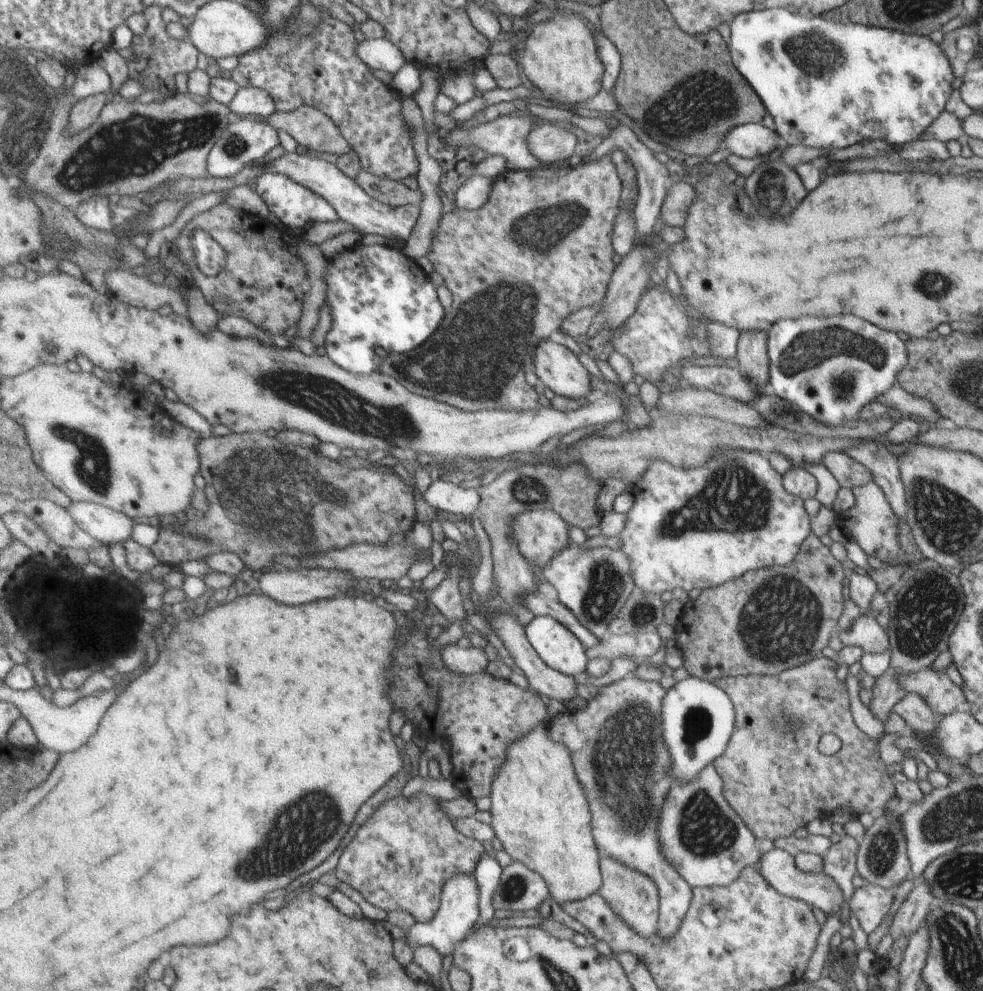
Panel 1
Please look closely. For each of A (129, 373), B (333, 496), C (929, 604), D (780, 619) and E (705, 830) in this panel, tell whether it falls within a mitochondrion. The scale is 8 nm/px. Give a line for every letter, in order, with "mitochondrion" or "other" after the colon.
A: other
B: other
C: mitochondrion
D: mitochondrion
E: mitochondrion

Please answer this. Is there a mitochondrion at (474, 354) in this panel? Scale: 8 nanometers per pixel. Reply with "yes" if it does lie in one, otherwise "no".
yes

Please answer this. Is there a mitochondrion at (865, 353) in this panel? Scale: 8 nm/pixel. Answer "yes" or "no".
yes

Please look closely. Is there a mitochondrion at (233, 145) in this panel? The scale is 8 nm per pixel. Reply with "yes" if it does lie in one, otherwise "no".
yes

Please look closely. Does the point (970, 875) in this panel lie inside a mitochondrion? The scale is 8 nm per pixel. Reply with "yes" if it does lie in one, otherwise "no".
yes

